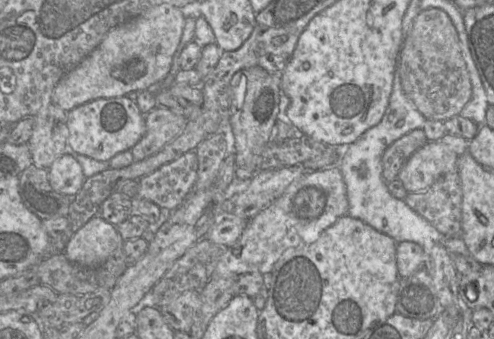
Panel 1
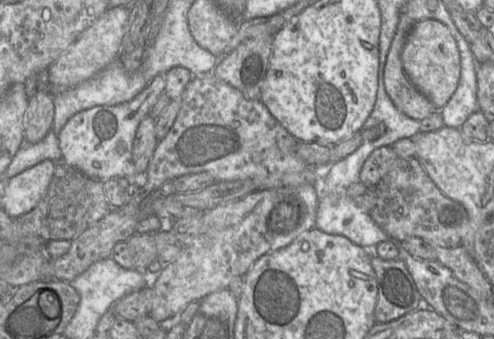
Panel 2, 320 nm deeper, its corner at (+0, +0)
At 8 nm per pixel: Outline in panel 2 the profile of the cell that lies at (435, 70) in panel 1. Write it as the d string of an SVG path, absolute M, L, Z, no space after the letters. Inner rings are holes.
M405 13L399 16L399 22L384 67L384 86L395 107L406 116L421 121L438 109L425 97L406 76L401 51L406 37L415 22Z

